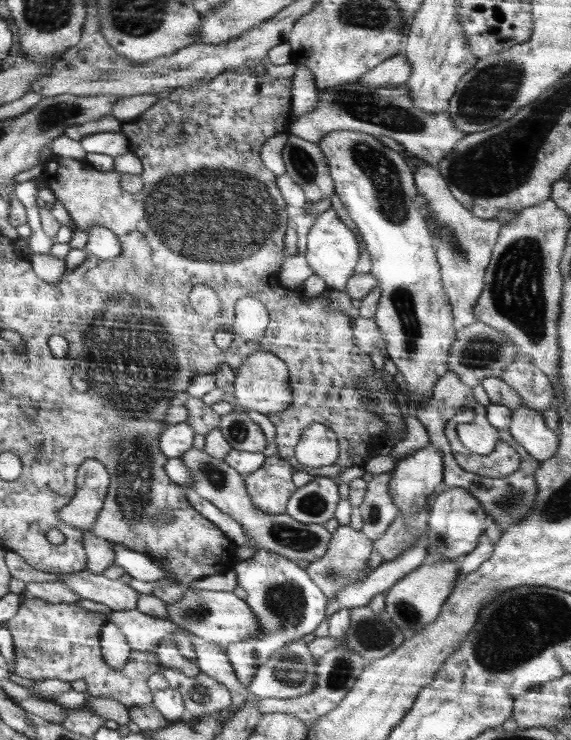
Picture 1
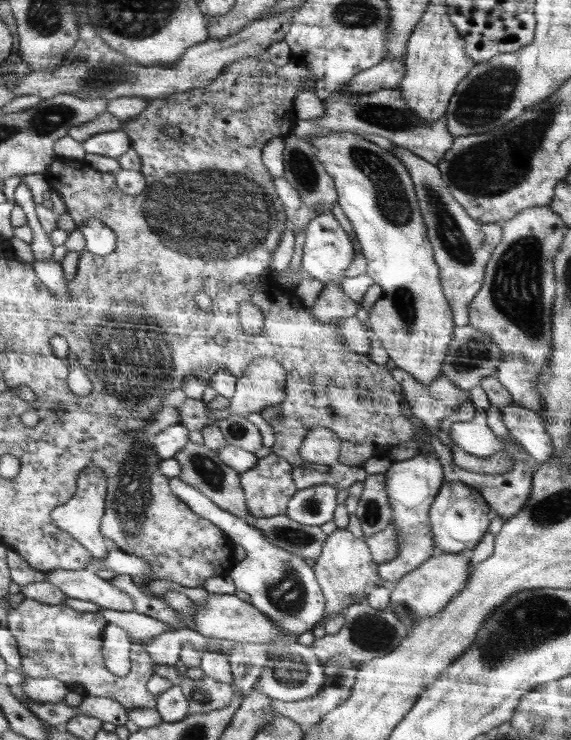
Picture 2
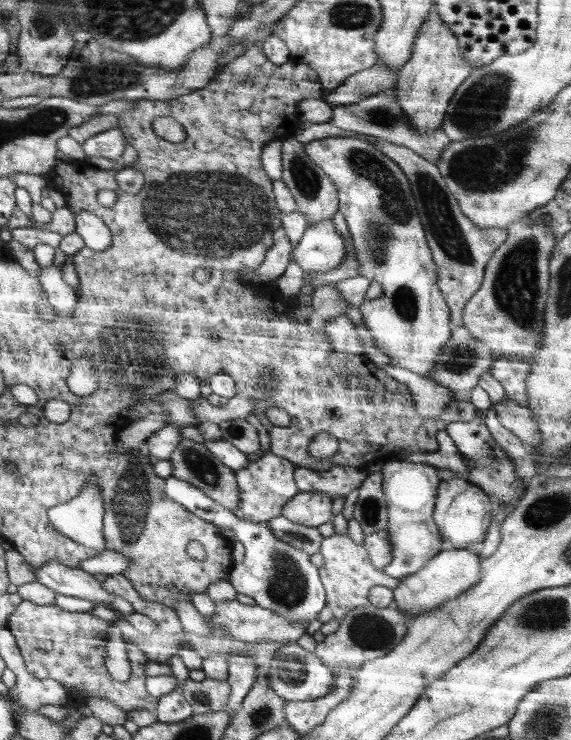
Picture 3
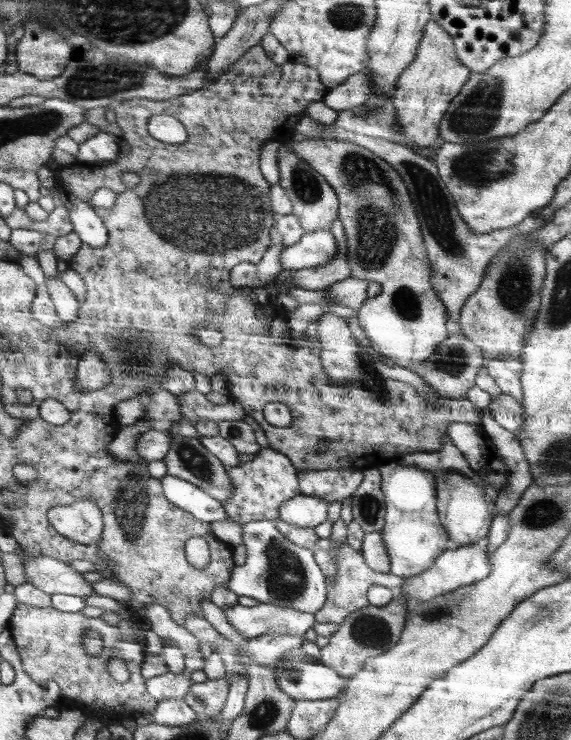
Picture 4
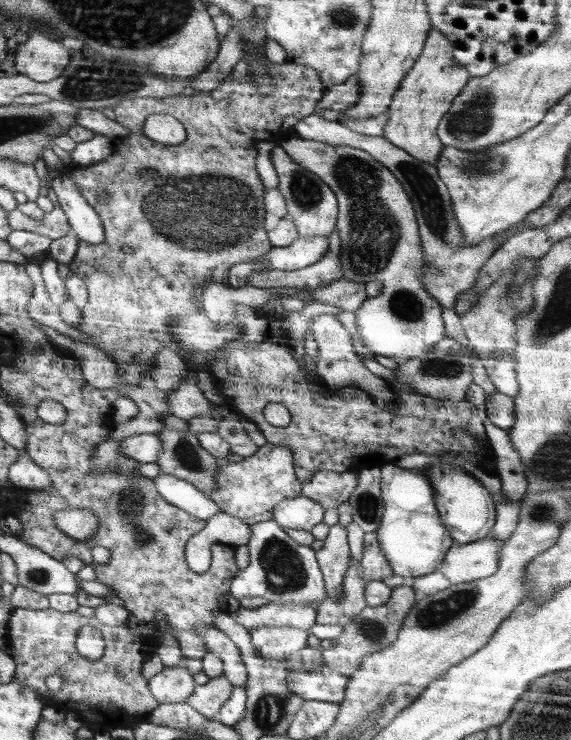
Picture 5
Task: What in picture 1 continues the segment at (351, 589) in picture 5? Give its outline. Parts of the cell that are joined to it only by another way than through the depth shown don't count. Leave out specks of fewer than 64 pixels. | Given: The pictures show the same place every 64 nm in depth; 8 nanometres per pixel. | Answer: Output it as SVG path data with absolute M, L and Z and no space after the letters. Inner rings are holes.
M349 524L340 525L334 535L332 542L326 553L318 561L312 561L305 569L311 575L311 578L322 588L323 594L329 600L334 599L336 592L342 591L348 585L354 585L355 582L364 578L370 571L369 558L373 550L372 540L370 540L361 530L354 530Z

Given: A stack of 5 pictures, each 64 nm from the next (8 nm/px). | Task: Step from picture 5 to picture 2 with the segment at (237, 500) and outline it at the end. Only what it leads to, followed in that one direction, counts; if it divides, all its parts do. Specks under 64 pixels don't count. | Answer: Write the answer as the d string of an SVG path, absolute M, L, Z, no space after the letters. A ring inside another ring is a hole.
M271 453L255 462L253 467L240 473L240 481L245 491L246 502L251 514L256 518L268 518L285 514L287 504L297 491L293 481L293 466L281 456Z

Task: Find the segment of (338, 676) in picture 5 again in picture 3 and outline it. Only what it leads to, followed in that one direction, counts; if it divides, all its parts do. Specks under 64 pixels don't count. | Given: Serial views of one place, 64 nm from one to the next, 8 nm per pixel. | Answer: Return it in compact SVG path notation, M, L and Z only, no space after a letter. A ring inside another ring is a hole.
M296 642L282 645L267 666L271 689L285 701L314 700L326 696L335 685L333 670L325 666L315 653L304 650Z

